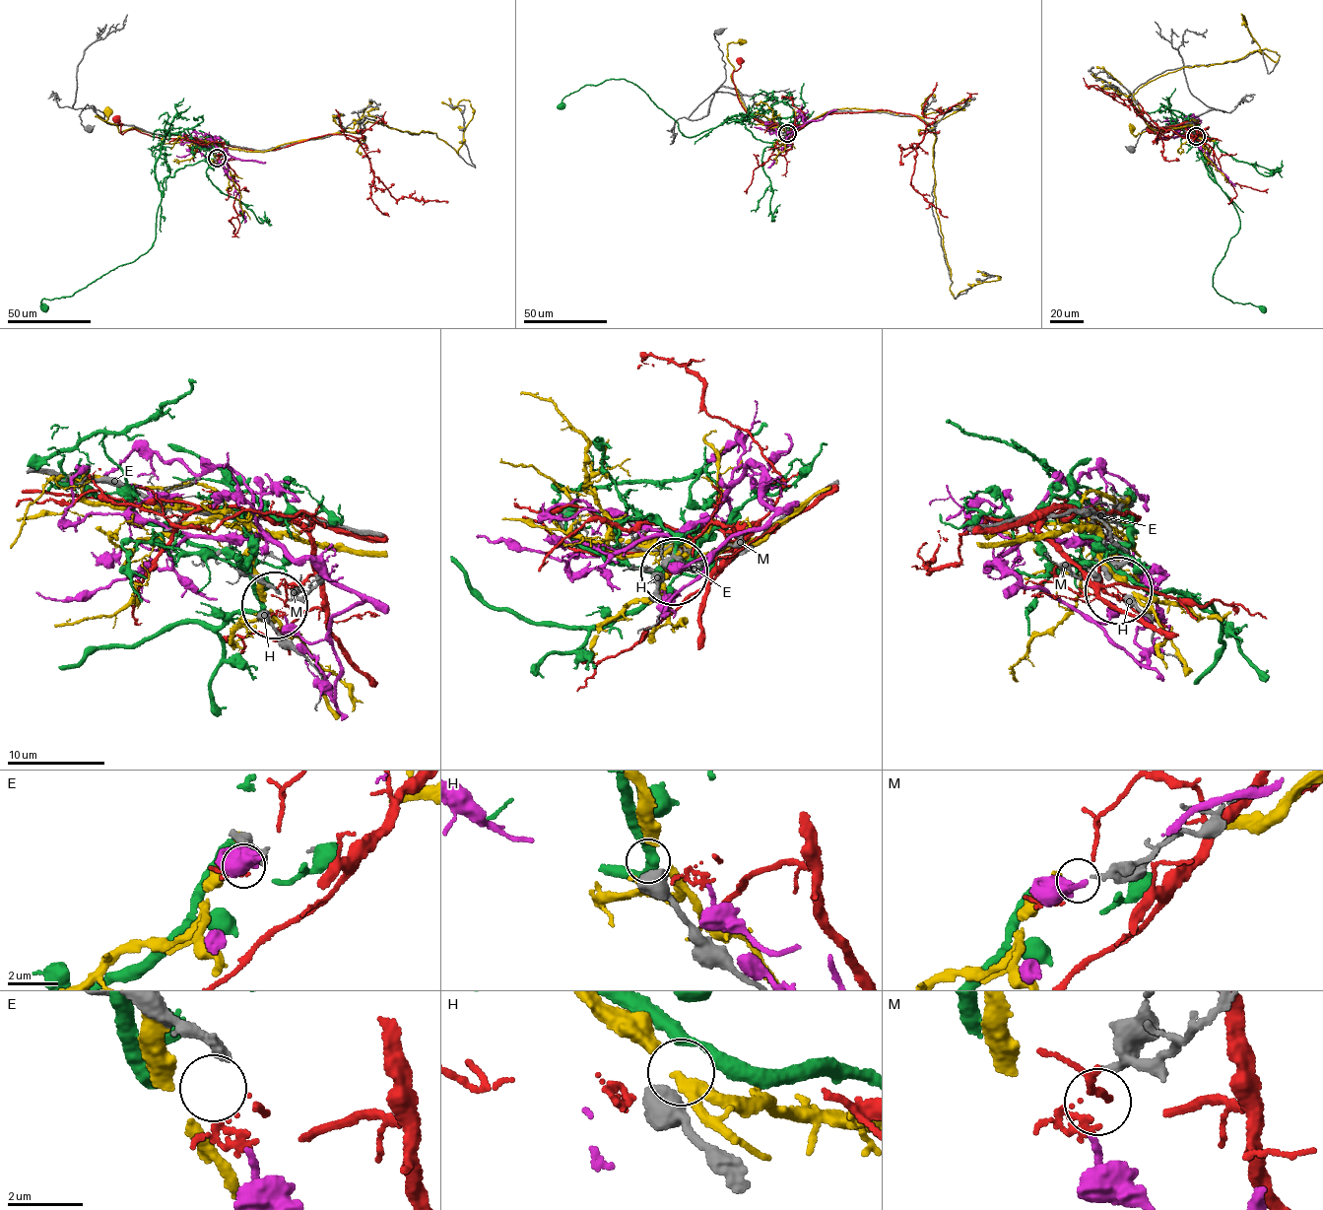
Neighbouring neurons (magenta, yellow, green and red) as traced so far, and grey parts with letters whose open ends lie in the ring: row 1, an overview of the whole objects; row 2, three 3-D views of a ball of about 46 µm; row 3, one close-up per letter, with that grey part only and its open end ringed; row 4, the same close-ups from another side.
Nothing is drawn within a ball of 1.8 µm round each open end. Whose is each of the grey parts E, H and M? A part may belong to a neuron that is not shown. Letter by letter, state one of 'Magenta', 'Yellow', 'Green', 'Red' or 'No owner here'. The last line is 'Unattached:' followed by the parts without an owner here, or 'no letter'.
E: No owner here
H: Green
M: Magenta
Unattached: E

